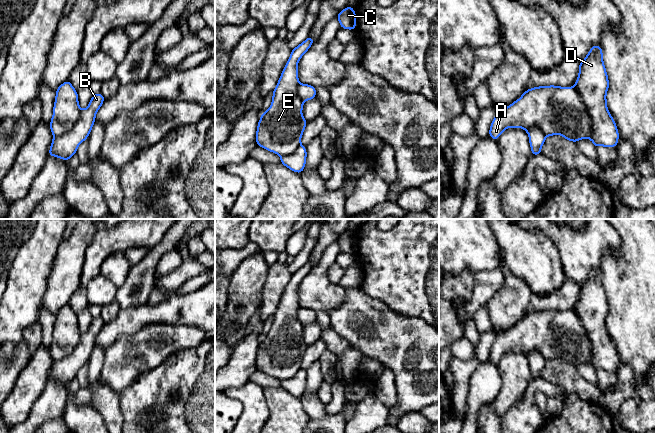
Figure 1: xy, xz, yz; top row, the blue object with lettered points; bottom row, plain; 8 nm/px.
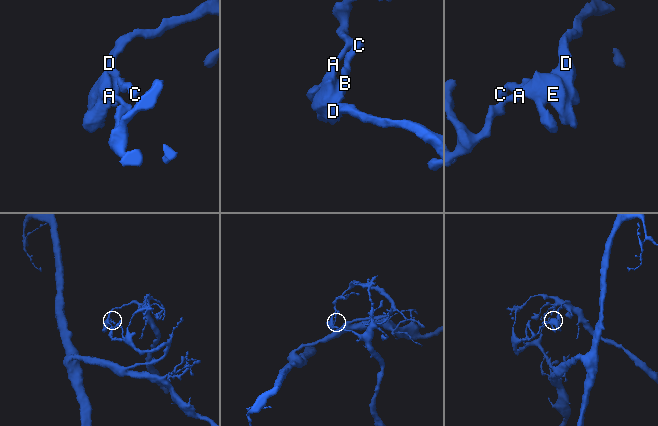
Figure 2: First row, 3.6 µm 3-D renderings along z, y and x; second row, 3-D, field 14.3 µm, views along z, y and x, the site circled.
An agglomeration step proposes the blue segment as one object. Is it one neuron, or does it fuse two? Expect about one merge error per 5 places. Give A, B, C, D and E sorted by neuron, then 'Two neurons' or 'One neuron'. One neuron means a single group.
Groups: A E / B C D. Two neurons

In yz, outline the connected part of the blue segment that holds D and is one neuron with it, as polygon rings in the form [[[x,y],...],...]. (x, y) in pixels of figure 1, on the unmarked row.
[[[593,269],[585,283],[579,287],[579,298],[574,313],[582,321],[590,339],[595,371],[616,371],[619,357],[607,333],[606,318],[609,304],[603,287],[601,270]]]

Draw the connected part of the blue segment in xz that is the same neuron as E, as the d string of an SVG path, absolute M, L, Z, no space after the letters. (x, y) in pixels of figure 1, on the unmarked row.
M309 260L292 273L291 279L272 317L269 333L261 338L256 355L257 370L279 380L294 377L301 370L307 345L302 339L303 325L297 319L298 286L314 264Z

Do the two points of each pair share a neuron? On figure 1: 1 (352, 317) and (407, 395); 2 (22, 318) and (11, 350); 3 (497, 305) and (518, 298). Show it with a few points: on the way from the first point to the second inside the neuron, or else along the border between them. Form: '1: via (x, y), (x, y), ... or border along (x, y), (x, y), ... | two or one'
1: via (371, 336), (407, 372), (407, 376) | one
2: border along (22, 339), (10, 342) | two
3: via (502, 305), (506, 305), (513, 298) | one

